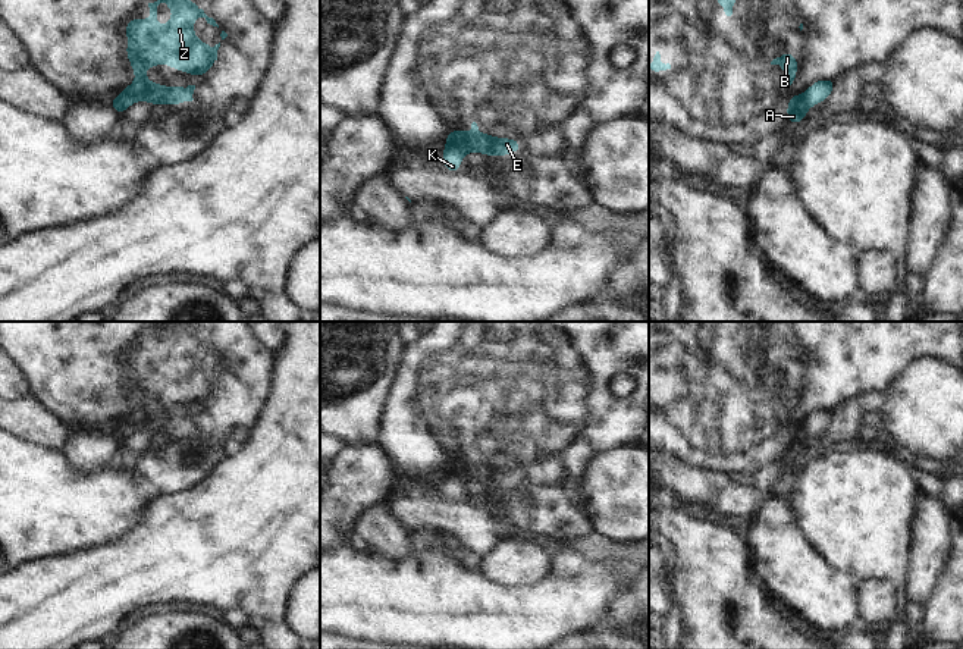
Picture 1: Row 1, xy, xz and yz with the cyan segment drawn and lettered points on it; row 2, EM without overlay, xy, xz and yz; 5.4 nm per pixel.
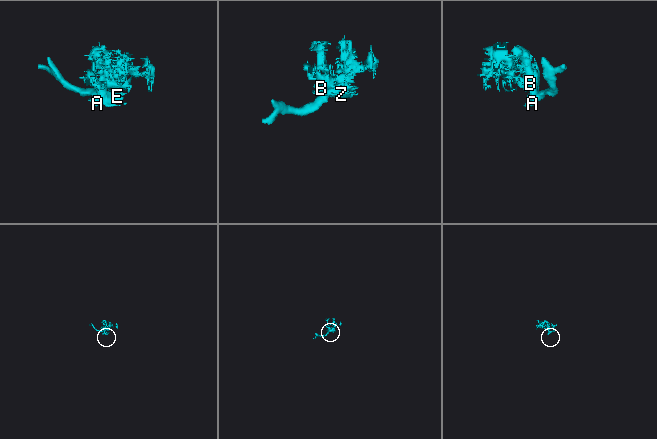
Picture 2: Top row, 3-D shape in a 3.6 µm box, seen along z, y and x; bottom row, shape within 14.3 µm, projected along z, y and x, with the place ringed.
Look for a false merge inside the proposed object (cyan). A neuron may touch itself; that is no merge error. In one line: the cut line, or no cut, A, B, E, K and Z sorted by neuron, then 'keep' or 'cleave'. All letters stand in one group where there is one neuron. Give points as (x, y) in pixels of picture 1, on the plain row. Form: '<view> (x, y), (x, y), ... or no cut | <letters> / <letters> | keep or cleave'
xz (445, 476), (452, 476), (463, 483) | A B E Z / K | cleave

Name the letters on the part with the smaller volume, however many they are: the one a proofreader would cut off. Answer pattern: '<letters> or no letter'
K

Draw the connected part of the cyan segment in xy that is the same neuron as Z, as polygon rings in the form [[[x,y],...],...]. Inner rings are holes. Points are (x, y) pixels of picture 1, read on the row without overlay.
[[[163,324],[154,332],[148,332],[150,345],[145,351],[141,347],[132,347],[125,352],[128,364],[128,376],[125,379],[129,392],[132,394],[137,410],[122,418],[125,432],[119,427],[109,429],[110,436],[123,446],[125,439],[137,432],[147,429],[151,435],[192,430],[195,414],[166,416],[151,411],[145,407],[147,395],[160,395],[167,392],[173,399],[204,407],[211,395],[216,394],[217,379],[220,371],[208,377],[206,370],[201,370],[194,363],[192,348],[204,347],[207,352],[217,355],[213,347],[208,347],[192,327],[178,324]],[[167,332],[170,341],[176,345],[167,348],[166,355],[157,358],[157,335]]]

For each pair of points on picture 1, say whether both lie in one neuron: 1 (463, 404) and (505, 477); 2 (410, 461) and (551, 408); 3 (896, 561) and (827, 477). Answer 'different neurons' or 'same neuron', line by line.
1: same neuron
2: same neuron
3: same neuron

